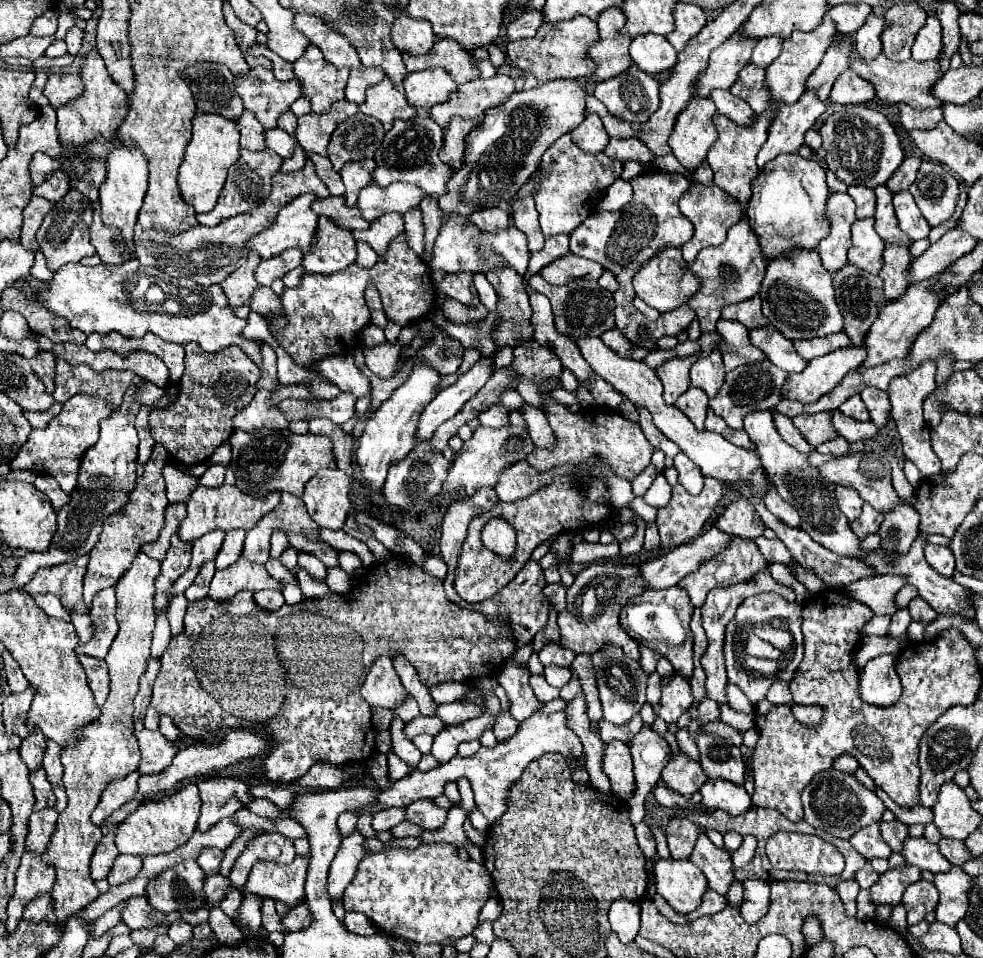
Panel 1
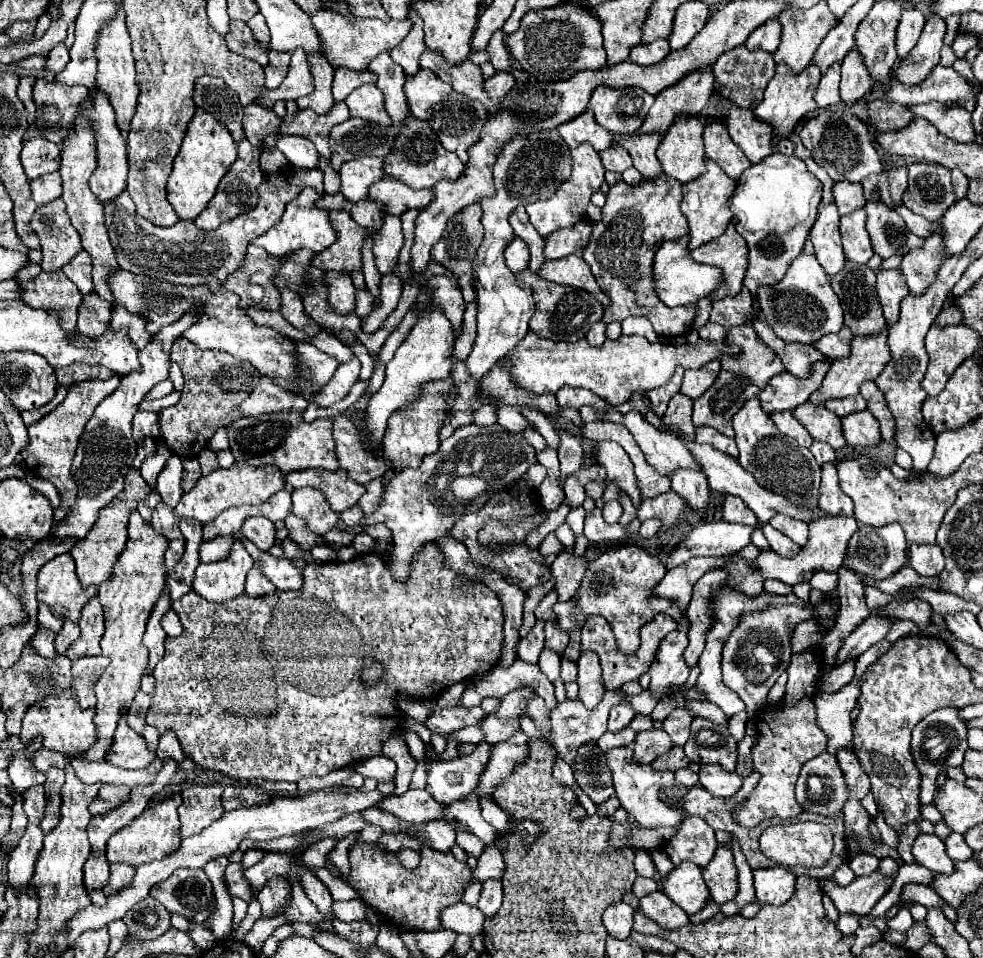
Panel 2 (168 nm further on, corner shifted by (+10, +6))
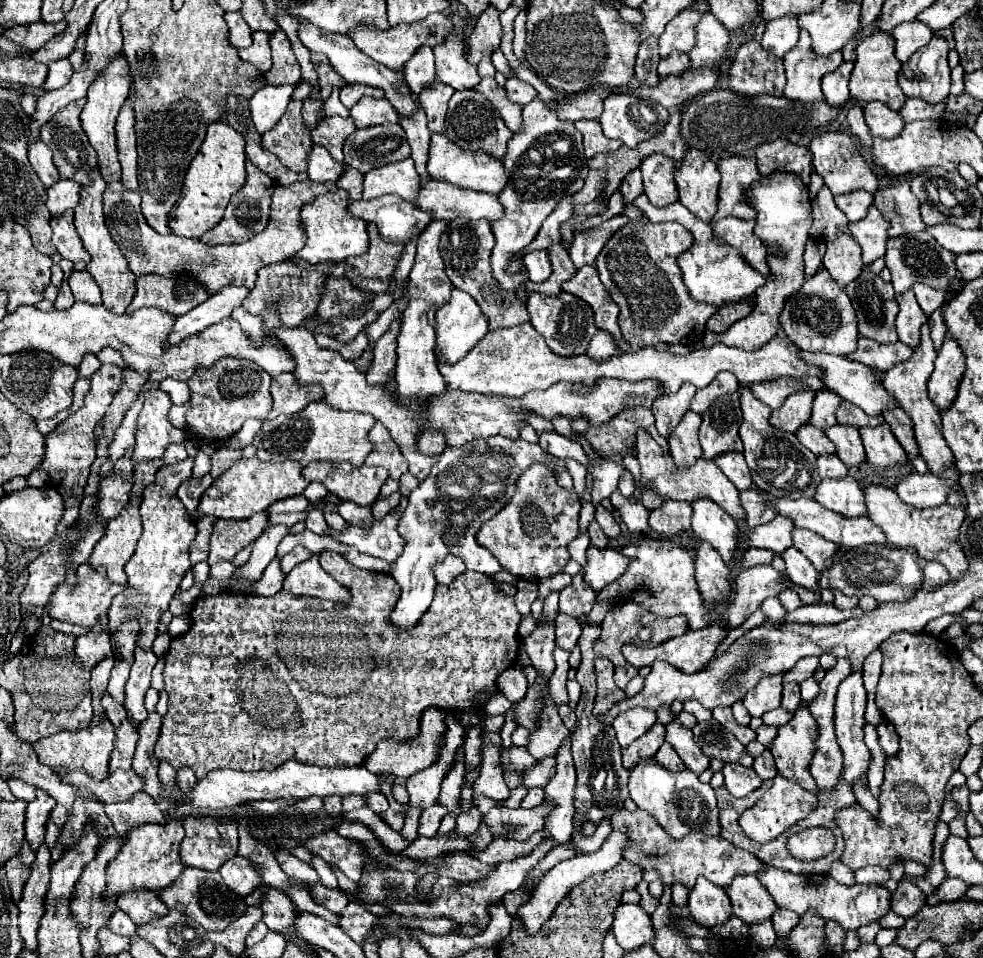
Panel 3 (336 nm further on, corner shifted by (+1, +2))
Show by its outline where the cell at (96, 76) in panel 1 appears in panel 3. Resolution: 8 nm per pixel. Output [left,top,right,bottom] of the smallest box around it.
[74,168,136,314]

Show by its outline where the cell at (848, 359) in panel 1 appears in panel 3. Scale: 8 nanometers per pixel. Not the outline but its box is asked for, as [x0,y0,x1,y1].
[770,390,816,432]

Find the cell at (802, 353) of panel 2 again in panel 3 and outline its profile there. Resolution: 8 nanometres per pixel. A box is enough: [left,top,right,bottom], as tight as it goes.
[802,352,896,414]

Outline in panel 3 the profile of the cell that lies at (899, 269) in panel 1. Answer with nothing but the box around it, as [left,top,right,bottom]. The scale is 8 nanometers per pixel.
[896,290,926,348]

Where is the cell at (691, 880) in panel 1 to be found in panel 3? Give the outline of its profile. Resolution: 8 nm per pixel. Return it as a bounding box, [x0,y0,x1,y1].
[688,876,732,928]

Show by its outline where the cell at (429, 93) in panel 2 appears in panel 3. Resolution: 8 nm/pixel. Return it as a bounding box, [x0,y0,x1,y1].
[418,82,454,132]

